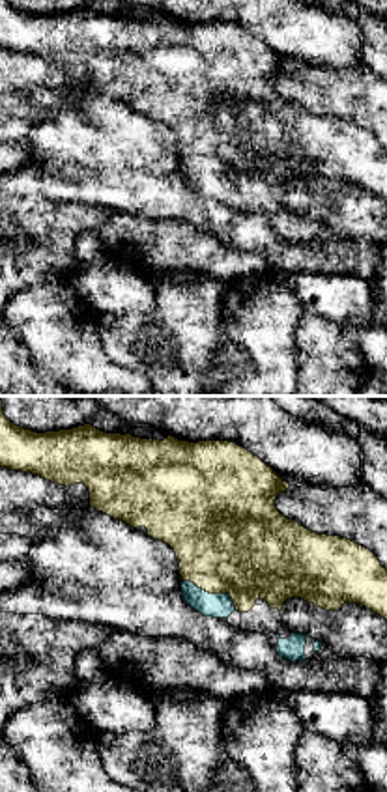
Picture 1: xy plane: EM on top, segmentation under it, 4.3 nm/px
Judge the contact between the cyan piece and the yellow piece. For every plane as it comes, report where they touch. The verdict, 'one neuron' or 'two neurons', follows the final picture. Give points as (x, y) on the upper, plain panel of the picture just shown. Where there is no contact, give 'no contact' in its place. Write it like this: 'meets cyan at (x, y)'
meets cyan at (214, 176)

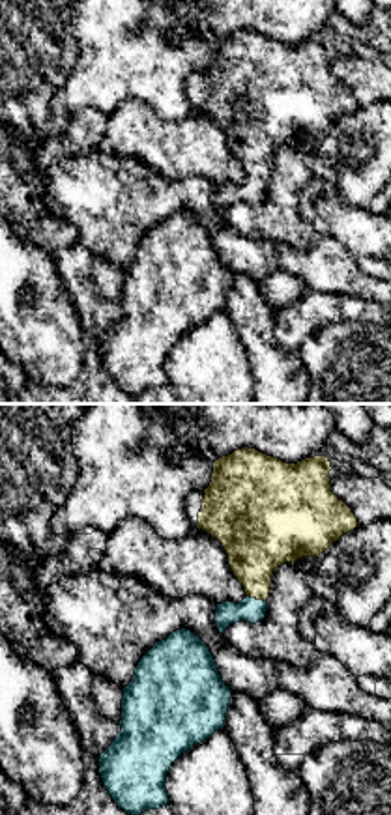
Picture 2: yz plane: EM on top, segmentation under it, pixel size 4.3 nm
meets cyan at (255, 180)

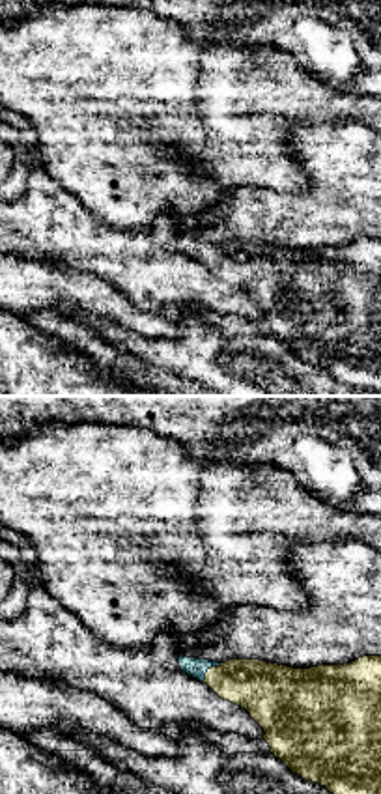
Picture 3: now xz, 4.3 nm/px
meets cyan at (210, 249)

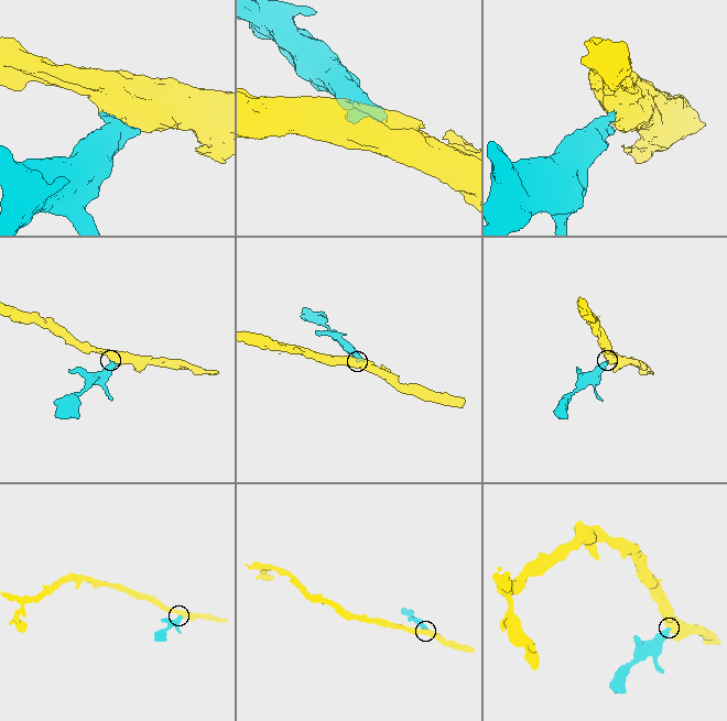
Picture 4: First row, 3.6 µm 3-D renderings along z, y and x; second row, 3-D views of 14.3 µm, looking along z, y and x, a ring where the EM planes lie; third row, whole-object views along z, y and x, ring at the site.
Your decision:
one neuron

